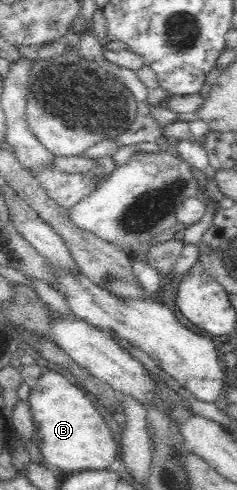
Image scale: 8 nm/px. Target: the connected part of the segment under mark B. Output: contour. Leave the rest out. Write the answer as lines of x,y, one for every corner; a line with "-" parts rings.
49,367
31,387
28,399
36,427
37,446
47,464
57,472
100,471
114,462
119,447
108,423
82,386
66,379
64,371

